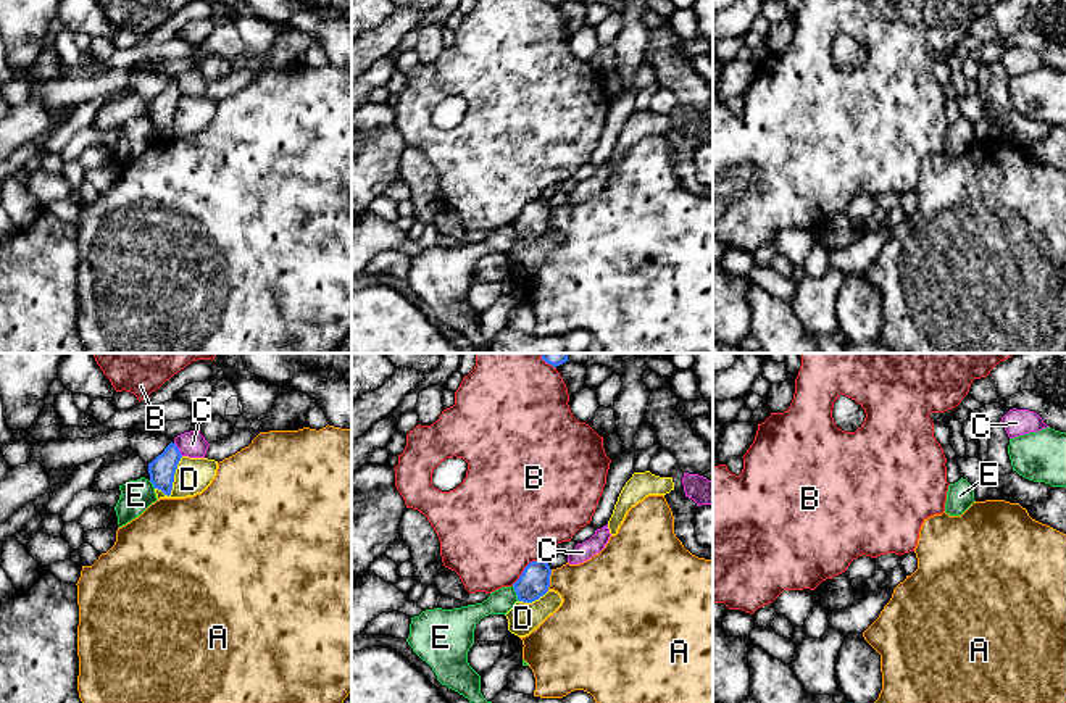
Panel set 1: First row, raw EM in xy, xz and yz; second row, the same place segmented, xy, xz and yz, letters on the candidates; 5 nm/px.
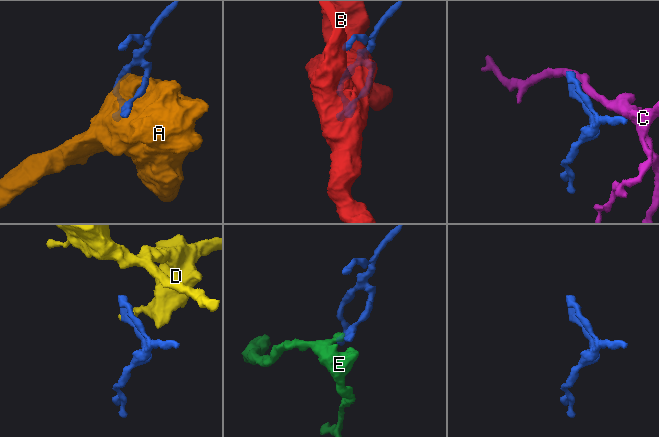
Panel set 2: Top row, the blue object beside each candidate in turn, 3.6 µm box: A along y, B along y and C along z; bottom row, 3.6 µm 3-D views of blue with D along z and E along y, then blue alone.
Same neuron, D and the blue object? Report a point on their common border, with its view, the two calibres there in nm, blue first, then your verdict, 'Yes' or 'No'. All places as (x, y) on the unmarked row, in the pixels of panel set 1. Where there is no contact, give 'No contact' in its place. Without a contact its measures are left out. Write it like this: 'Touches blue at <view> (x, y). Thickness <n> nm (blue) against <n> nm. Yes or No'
Touches blue at xy (173, 116). Thickness 140 nm (blue) against 180 nm. No

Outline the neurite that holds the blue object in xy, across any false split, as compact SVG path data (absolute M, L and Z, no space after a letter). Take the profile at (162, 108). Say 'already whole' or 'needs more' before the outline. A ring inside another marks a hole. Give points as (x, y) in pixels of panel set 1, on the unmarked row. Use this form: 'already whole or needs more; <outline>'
already whole; M169 82L161 94L148 102L150 121L164 134L171 134L174 113L182 94L176 82Z

